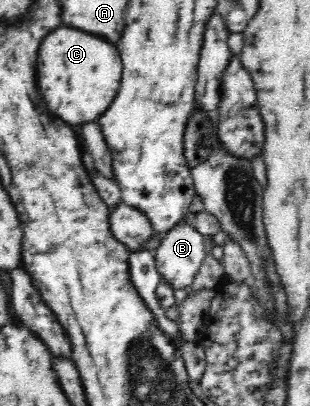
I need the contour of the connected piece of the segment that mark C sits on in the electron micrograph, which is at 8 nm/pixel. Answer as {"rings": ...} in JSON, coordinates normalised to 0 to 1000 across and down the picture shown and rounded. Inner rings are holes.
{"rings":[[[184,69],[139,94],[119,138],[119,207],[158,276],[223,305],[313,291],[358,256],[390,192],[390,153],[374,113],[261,74]]]}

